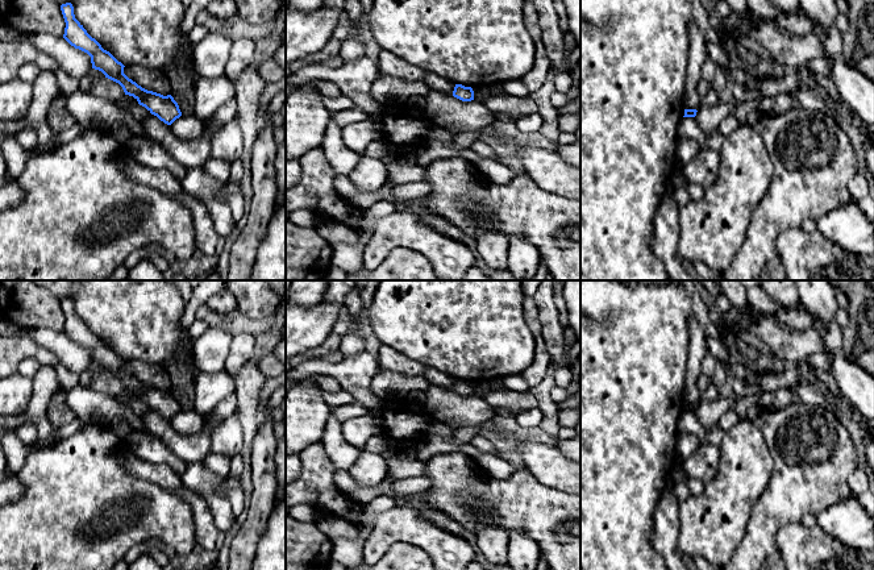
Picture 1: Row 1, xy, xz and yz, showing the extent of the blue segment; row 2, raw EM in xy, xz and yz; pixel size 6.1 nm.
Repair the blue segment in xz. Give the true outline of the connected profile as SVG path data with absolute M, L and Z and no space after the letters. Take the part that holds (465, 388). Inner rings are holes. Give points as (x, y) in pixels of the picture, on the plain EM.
M455 379L453 391L462 395L462 396L471 396L474 395L474 386L471 382L465 382L462 379Z

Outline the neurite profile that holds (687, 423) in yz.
M683 412L678 420L679 433L695 436L700 444L708 444L707 430L698 421L695 412Z

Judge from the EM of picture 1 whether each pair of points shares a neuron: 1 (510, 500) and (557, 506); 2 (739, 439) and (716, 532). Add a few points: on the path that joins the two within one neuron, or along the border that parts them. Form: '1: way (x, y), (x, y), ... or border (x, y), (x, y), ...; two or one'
1: way (521, 502), (529, 506), (545, 506); one
2: way (737, 462), (735, 466), (735, 490), (723, 508); one

